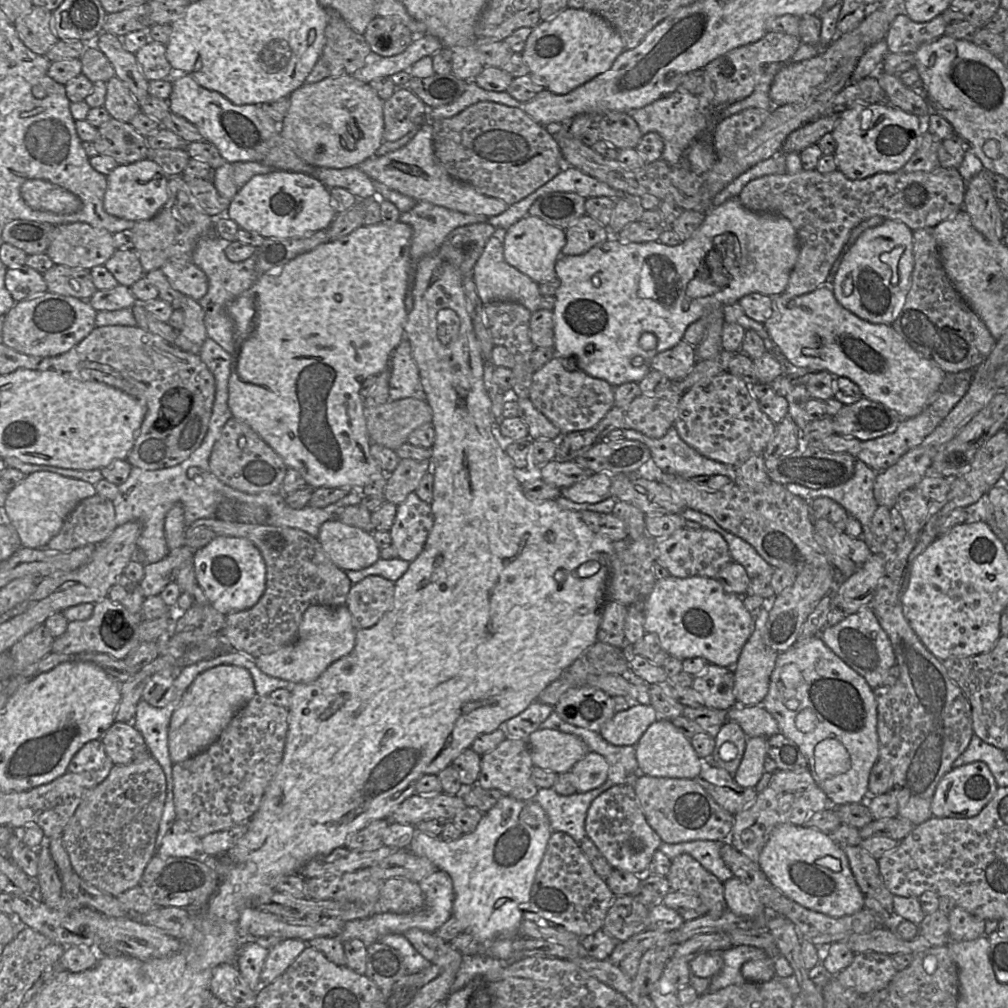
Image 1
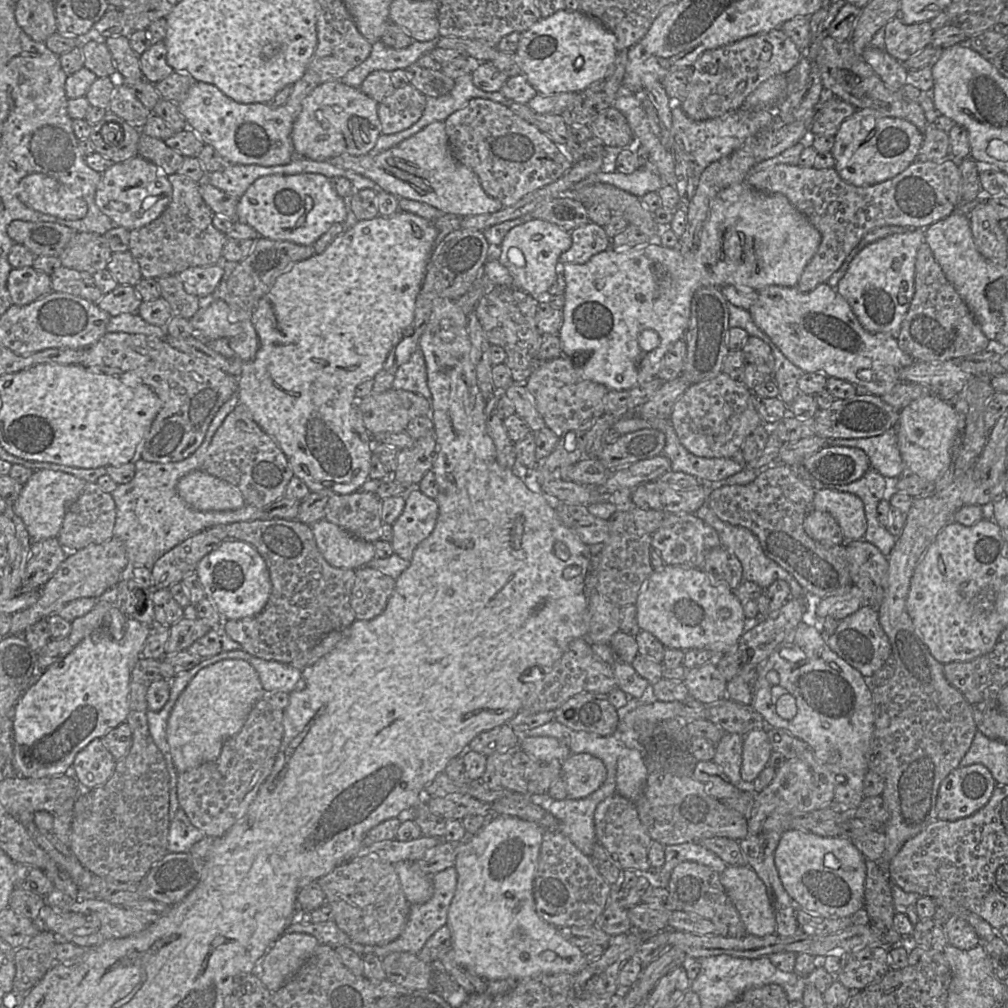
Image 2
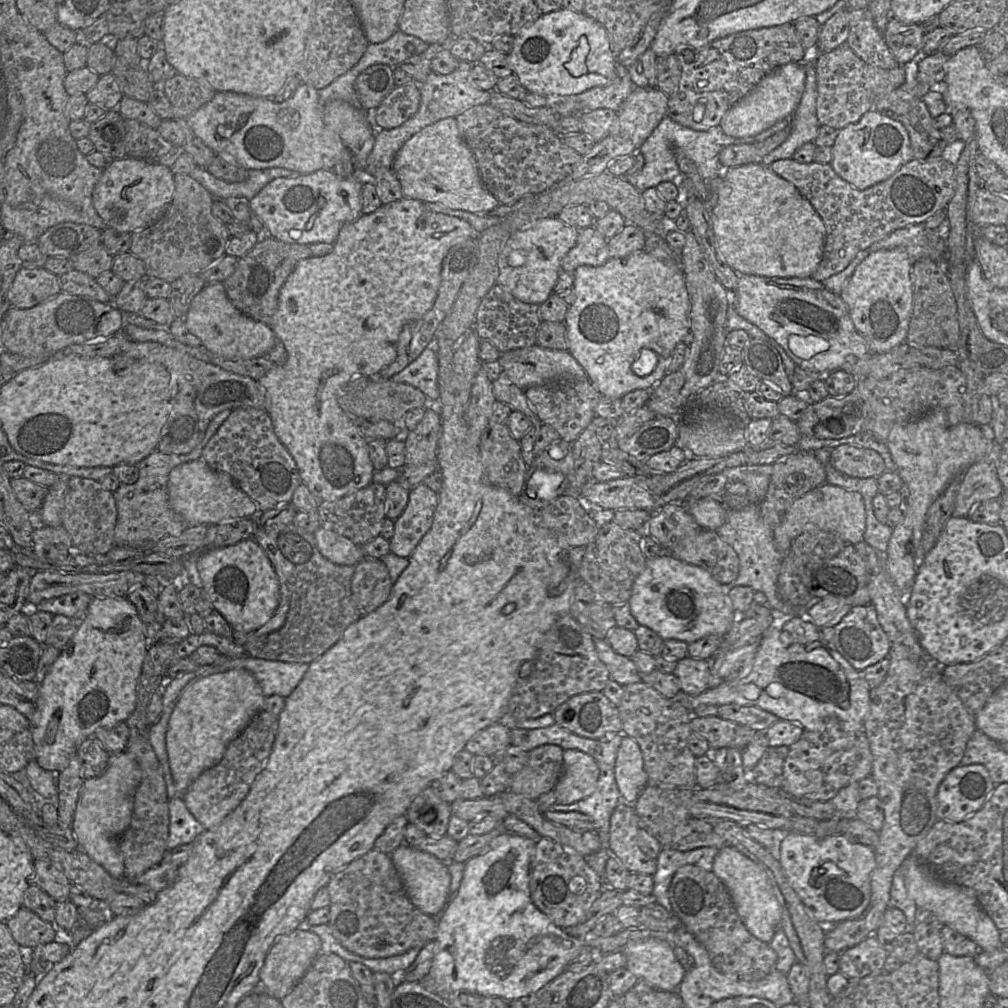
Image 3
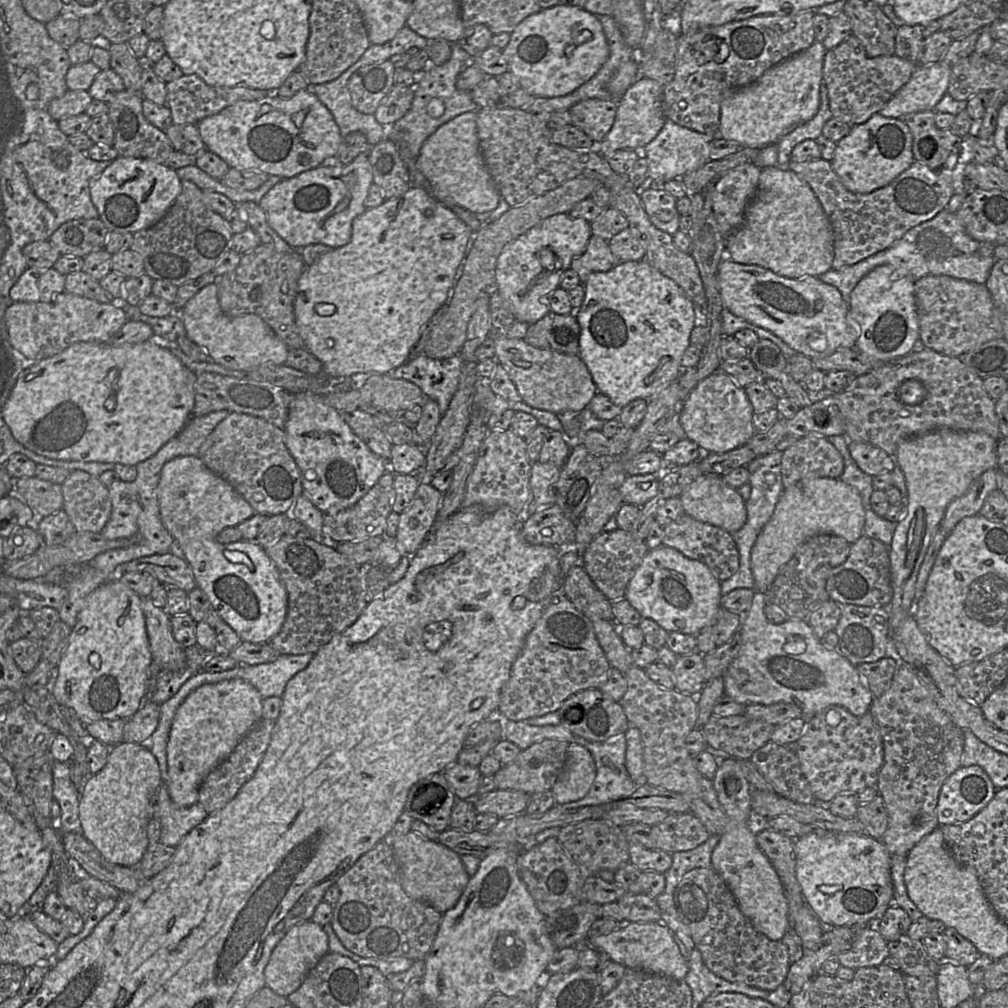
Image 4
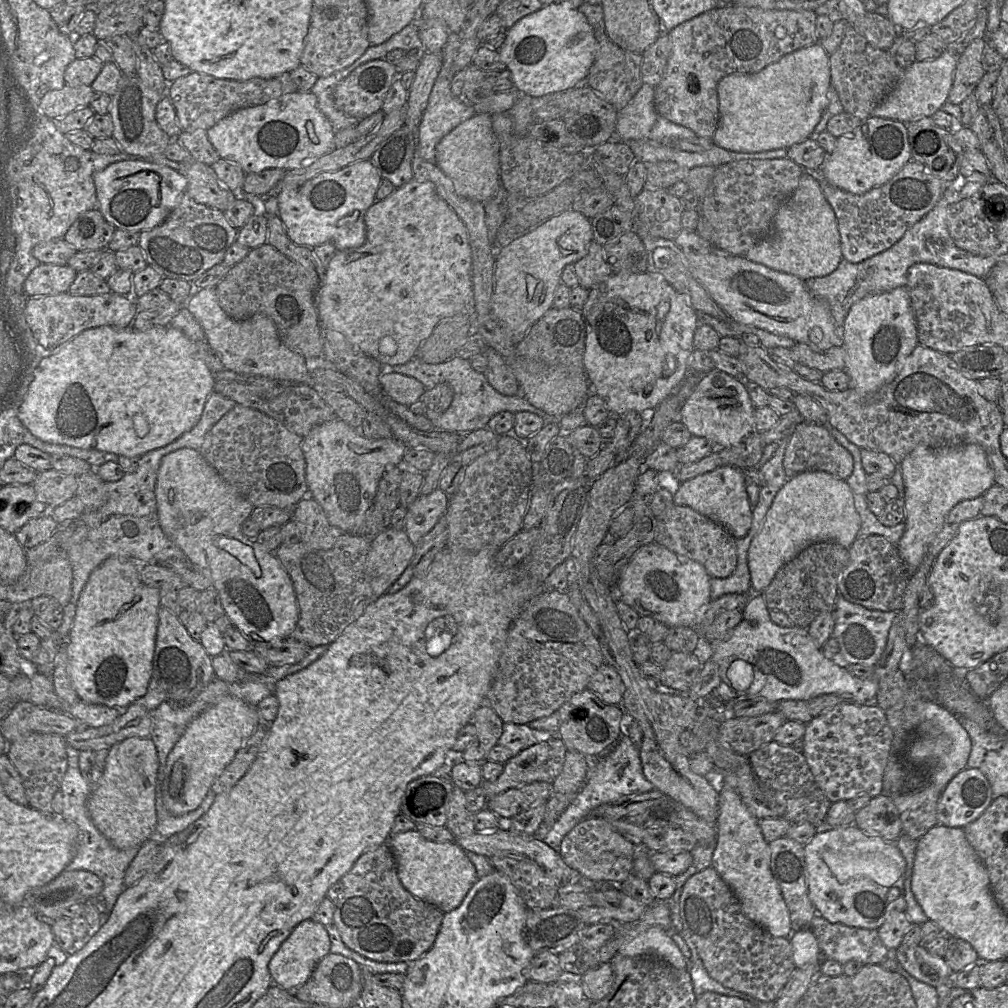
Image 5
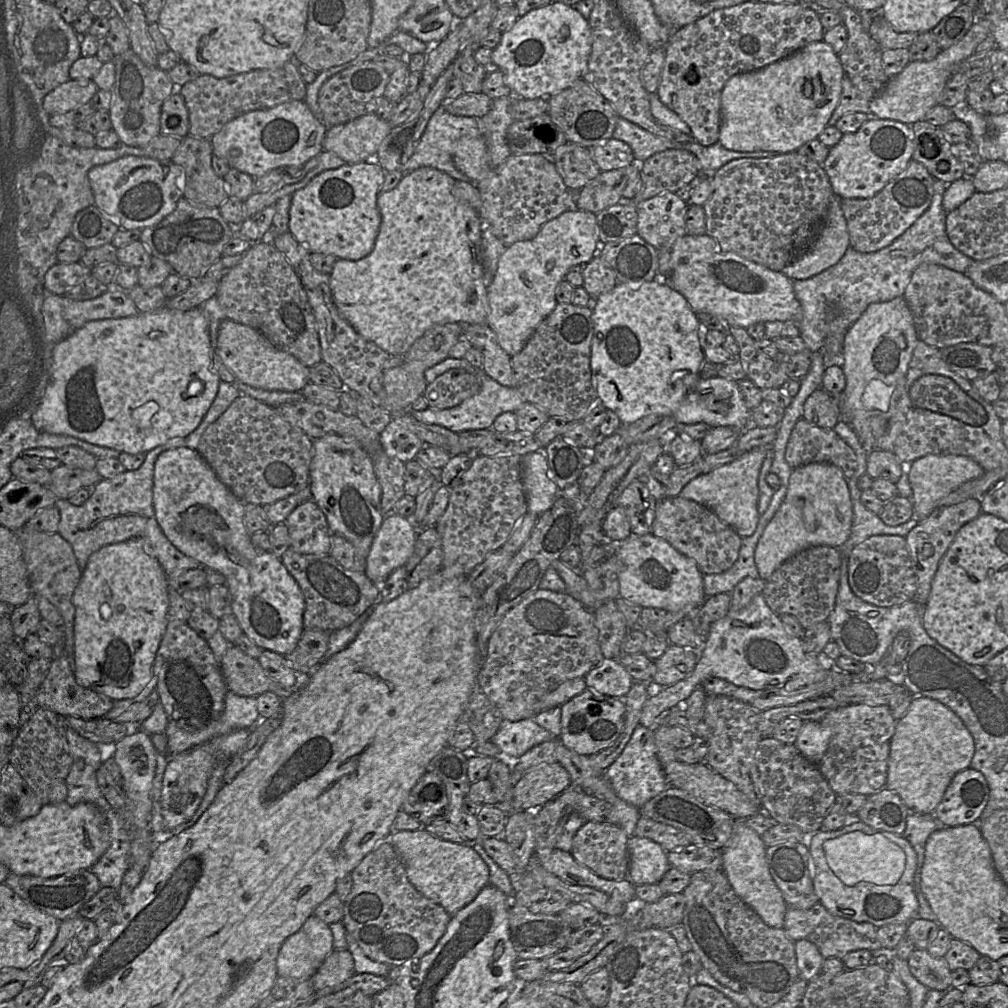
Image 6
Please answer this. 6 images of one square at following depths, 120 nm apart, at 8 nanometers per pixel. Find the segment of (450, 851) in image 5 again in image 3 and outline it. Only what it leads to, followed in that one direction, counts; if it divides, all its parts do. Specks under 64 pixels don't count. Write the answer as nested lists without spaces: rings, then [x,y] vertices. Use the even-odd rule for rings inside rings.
[[[406,843],[397,847],[390,854],[390,858],[412,904],[425,914],[439,917],[449,902],[451,876],[447,864],[435,856]]]

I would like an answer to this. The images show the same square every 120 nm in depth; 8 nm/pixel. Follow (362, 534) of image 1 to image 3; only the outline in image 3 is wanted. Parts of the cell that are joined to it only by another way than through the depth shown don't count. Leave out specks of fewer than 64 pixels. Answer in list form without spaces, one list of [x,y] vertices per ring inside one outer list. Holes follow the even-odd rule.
[[[320,526],[314,537],[320,553],[334,564],[356,566],[365,558],[362,546],[335,531]]]

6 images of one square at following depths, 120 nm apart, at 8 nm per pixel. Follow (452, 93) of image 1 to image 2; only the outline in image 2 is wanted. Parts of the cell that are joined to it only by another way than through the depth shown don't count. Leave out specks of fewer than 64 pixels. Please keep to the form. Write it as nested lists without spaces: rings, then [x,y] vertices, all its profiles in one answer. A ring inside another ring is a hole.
[[[414,64],[406,68],[409,84],[426,97],[440,97],[449,93],[455,85],[455,80],[440,70],[423,68]]]

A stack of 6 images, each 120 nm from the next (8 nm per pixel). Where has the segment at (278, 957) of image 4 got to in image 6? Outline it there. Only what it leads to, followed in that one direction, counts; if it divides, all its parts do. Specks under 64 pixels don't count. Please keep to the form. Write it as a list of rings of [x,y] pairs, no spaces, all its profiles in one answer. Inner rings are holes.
[[[311,915],[301,928],[282,943],[276,958],[278,976],[307,979],[310,978],[333,950],[333,936],[329,925]]]

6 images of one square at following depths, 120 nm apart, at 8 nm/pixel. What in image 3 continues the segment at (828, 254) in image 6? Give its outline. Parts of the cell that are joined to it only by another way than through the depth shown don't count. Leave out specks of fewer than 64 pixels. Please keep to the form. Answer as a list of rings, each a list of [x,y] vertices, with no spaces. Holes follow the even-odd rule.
[[[762,163],[725,168],[717,201],[710,209],[710,215],[718,257],[738,274],[809,278],[821,261],[826,240],[822,218],[791,182]]]

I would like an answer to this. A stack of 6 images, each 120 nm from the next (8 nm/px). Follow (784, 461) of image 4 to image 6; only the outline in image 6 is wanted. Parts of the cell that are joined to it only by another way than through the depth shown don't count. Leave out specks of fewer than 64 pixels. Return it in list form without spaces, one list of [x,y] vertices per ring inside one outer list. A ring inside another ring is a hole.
[[[799,419],[789,438],[785,459],[794,469],[810,463],[830,463],[839,467],[846,479],[854,475],[857,459],[853,449],[833,430],[815,426],[805,419]]]

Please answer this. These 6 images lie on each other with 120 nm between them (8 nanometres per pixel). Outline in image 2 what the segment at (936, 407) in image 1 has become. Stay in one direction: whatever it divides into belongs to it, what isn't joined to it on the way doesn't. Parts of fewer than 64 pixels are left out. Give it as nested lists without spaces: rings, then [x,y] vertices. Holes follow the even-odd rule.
[[[892,427],[883,434],[874,437],[834,439],[830,441],[830,445],[863,450],[870,460],[871,468],[887,480],[897,479],[906,473],[897,445],[896,427]]]

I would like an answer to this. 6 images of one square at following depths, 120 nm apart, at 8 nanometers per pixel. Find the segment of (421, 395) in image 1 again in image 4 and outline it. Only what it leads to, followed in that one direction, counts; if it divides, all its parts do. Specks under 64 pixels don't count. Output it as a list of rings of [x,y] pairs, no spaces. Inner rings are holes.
[[[418,354],[387,374],[417,385],[429,399],[437,402],[440,413],[444,415],[457,390],[462,366],[463,360],[459,354],[445,359]]]

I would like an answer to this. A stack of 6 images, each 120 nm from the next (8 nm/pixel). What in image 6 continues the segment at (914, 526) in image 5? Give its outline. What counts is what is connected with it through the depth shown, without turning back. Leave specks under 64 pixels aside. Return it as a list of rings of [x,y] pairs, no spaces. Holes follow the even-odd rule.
[[[929,454],[910,463],[908,481],[912,489],[913,517],[922,521],[936,508],[938,502],[963,483],[979,478],[985,470],[973,459],[962,455]]]

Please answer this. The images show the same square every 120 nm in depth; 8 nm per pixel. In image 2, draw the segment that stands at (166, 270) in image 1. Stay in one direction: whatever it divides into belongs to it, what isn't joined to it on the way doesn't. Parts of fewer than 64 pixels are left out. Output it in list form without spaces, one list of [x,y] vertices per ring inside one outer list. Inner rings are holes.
[[[222,261],[212,266],[189,267],[178,274],[185,290],[202,301],[211,297],[223,277]]]

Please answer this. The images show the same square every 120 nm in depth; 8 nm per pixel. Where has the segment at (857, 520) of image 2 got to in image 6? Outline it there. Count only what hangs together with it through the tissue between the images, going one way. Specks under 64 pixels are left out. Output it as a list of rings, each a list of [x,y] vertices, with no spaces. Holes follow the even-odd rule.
[[[810,463],[791,472],[786,496],[758,540],[754,560],[759,578],[767,580],[786,560],[813,546],[838,548],[848,539],[853,520],[843,471],[830,463]]]

